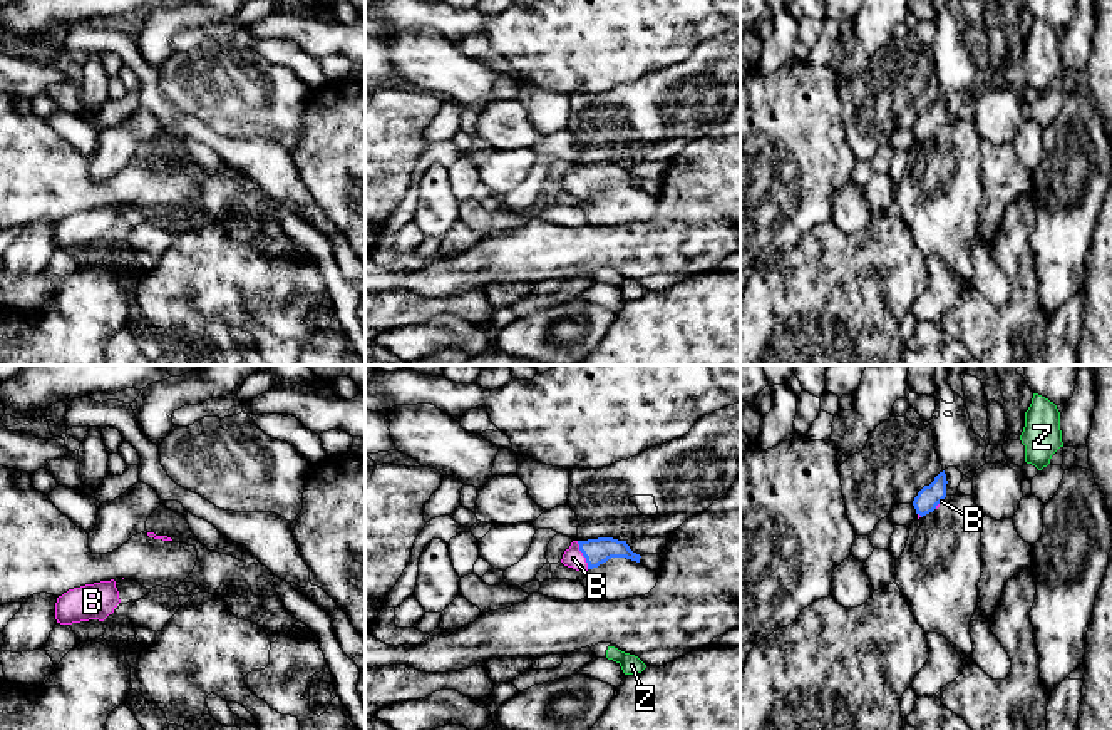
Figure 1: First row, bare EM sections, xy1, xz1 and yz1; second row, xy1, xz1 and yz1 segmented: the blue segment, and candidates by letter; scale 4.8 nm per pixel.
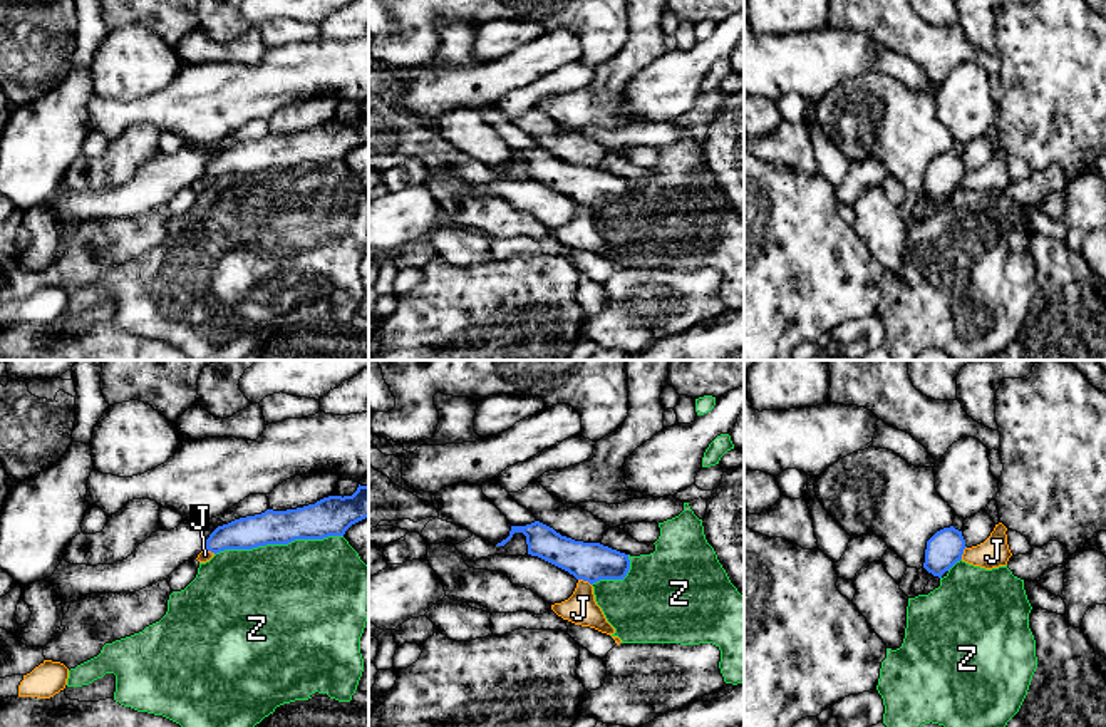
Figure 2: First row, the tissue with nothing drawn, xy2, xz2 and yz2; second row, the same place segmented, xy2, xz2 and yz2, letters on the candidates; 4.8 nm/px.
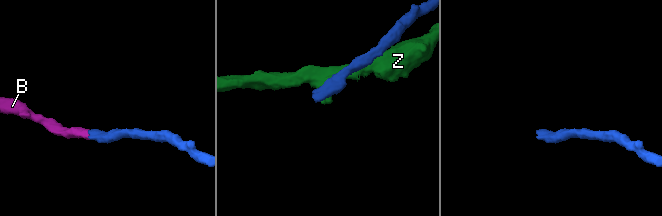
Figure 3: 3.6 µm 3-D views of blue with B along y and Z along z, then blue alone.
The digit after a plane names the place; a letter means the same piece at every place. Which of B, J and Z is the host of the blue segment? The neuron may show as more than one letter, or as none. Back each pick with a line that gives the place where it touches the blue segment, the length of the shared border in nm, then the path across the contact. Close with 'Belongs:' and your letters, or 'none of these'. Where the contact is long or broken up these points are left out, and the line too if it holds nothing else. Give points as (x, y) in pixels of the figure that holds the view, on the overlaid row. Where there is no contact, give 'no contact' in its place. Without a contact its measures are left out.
B: contact xz1 (583, 555); length 150 nm; way xz1 (597, 551), (583, 555), (573, 558)
Belongs: B

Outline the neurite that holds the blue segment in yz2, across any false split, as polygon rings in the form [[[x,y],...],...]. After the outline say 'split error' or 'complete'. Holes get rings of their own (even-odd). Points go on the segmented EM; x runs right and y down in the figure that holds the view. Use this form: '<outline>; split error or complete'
[[[954,526],[943,528],[927,541],[923,568],[942,578],[945,571],[962,559],[965,548],[962,531]]]; complete

